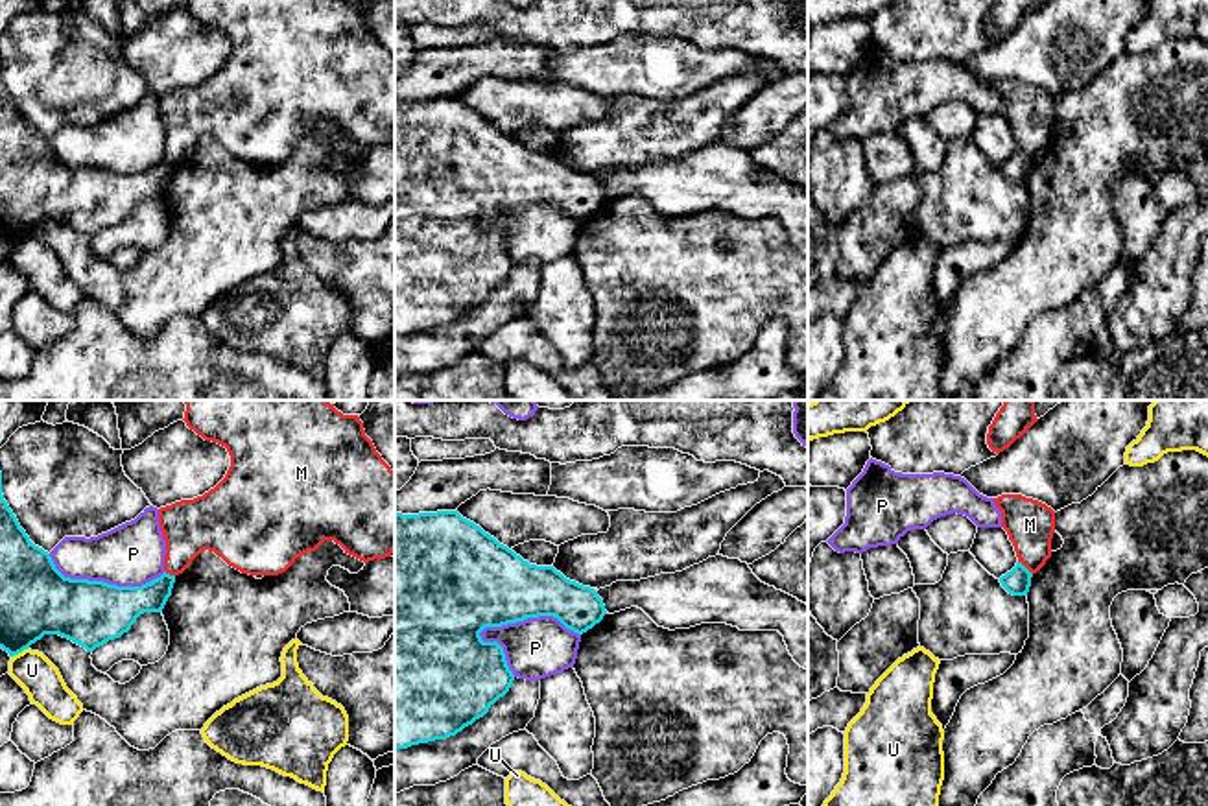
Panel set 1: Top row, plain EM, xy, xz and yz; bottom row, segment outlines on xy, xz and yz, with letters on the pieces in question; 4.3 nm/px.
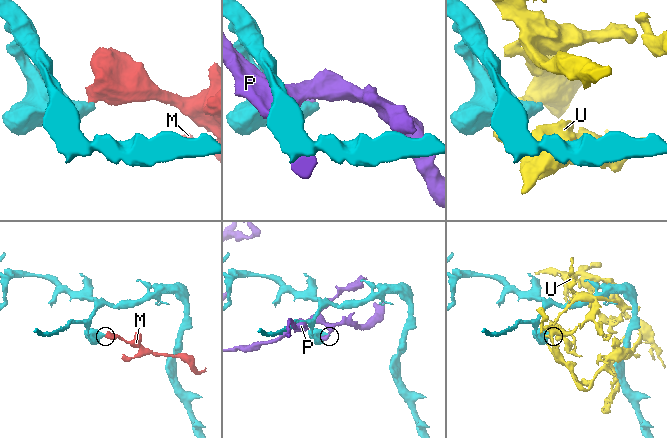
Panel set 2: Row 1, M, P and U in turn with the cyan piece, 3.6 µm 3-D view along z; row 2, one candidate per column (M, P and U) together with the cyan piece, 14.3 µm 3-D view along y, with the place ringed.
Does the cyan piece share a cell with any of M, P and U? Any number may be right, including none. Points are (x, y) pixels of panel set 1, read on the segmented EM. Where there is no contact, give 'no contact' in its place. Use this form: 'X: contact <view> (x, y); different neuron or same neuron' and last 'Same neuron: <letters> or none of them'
M: contact yz (1026, 568); different neuron
P: contact xz (530, 616); different neuron
U: contact xy (19, 651); different neuron
Same neuron: none of them

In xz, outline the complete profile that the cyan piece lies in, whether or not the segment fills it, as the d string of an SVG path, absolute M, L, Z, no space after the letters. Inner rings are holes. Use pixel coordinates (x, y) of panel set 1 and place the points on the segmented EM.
M437 511L419 515L395 513L395 749L408 749L411 745L456 736L465 727L483 717L489 712L489 708L509 692L515 675L507 666L503 647L498 642L481 640L480 633L485 627L502 627L507 623L524 622L527 618L553 616L566 629L583 634L596 623L599 623L605 614L607 610L603 599L598 596L594 588L566 579L553 566L529 564L513 550L509 550L507 546L500 544L494 537L485 533L480 526L463 518L457 511Z

